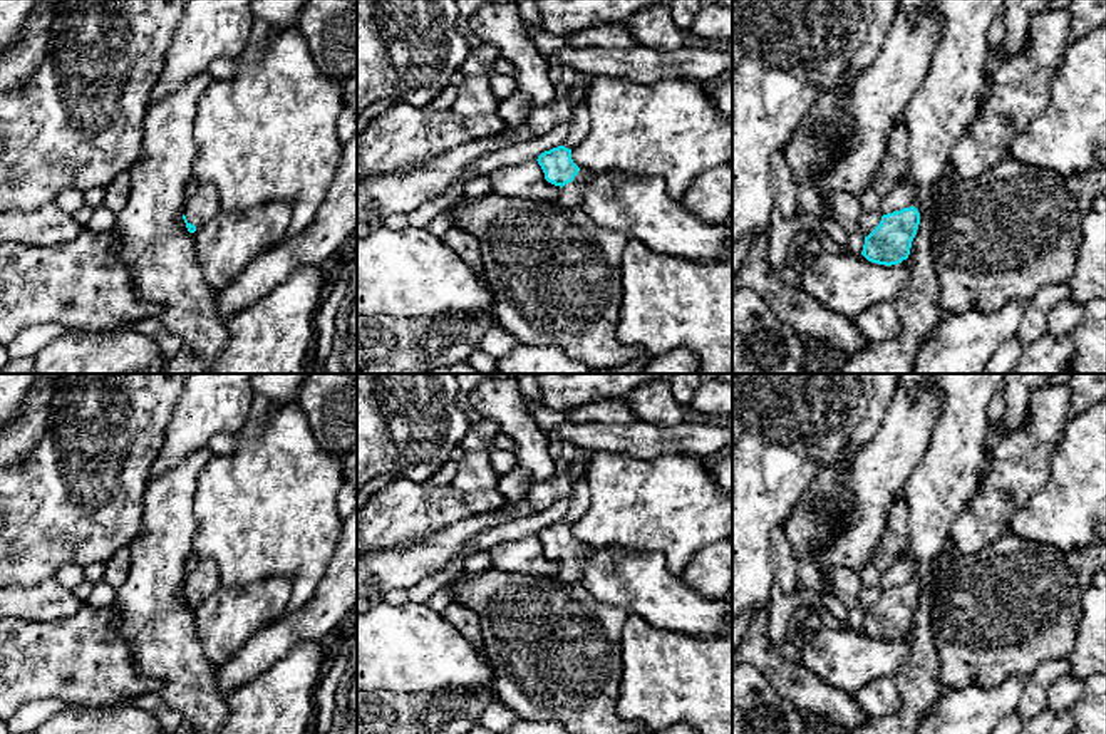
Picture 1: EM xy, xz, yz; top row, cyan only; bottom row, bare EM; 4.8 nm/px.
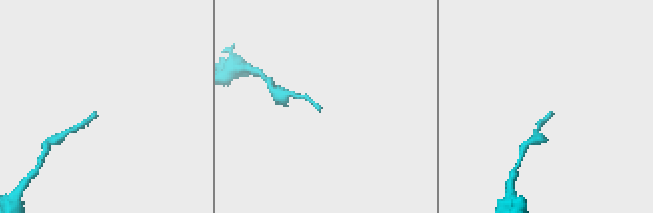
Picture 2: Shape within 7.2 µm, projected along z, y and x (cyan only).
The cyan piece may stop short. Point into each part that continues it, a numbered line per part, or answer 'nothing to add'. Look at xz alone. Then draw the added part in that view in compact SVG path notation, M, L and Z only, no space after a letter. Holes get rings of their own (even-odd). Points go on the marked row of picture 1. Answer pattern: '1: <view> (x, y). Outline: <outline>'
1: xz (572, 195). Outline: M580 169L575 179L561 188L558 201L565 206L581 208L585 198L585 184L590 179L590 174L592 173Z

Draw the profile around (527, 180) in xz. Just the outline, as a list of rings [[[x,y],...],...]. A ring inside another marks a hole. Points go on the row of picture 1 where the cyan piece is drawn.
[[[536,159],[506,166],[489,176],[494,193],[521,199],[560,199],[561,188],[548,183]]]

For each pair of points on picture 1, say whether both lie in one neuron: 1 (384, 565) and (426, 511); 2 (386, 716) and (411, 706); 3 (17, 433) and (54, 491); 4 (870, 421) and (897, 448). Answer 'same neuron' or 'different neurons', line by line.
1: different neurons
2: same neuron
3: different neurons
4: different neurons

